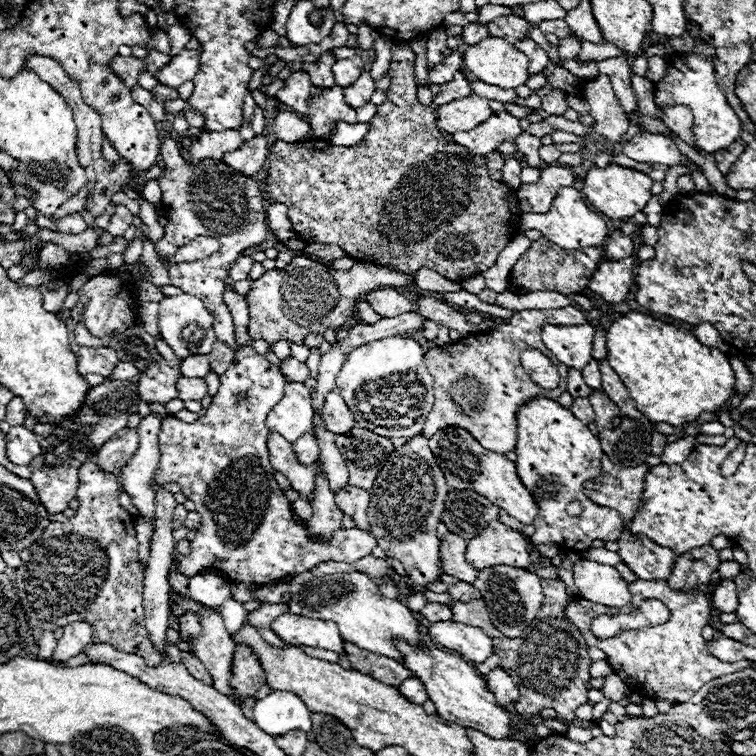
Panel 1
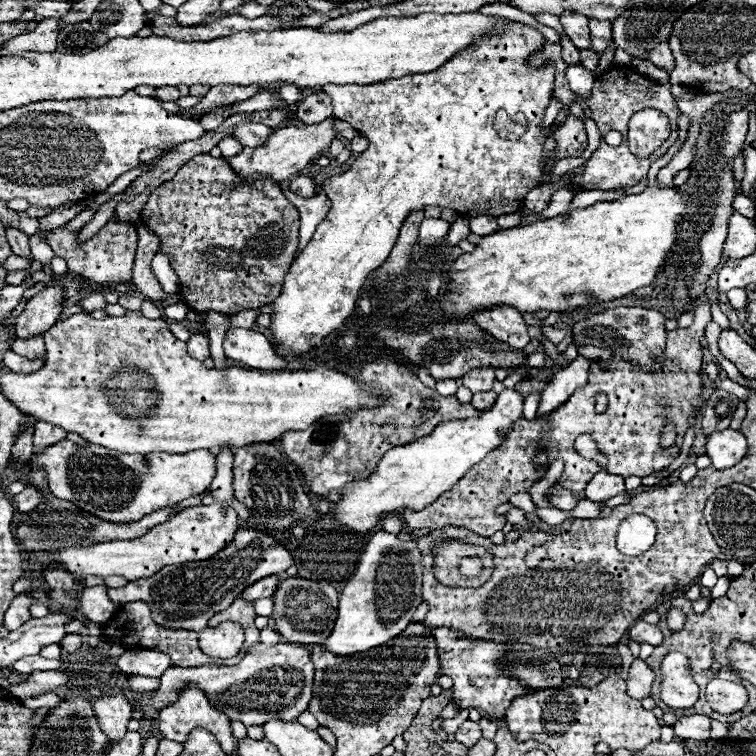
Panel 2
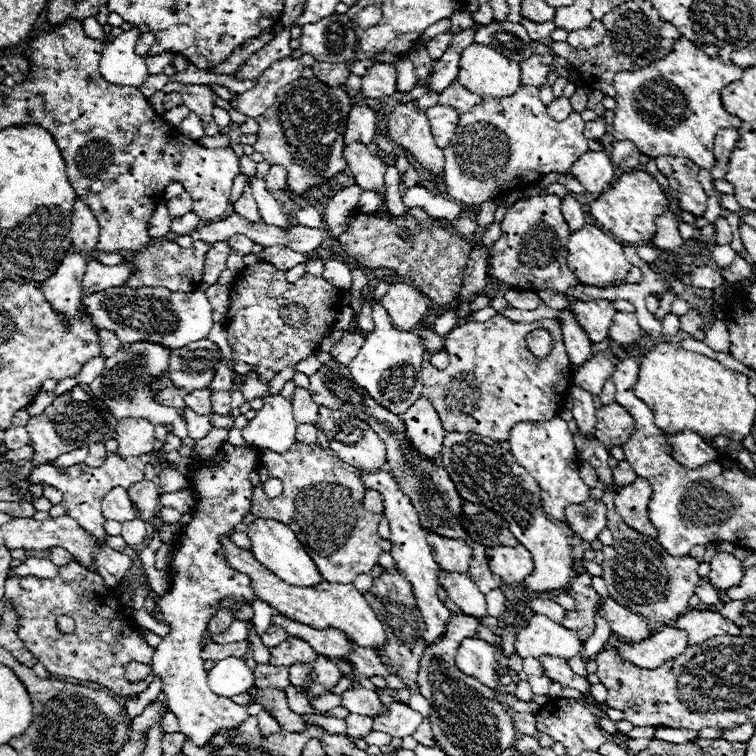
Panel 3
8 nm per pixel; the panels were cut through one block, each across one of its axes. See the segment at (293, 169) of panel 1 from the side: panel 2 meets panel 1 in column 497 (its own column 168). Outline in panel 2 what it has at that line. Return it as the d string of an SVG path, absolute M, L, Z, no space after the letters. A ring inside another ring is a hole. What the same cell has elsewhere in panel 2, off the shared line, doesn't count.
M198 154L194 158L190 158L186 164L180 166L180 170L176 172L176 176L164 184L160 184L146 200L146 204L142 206L142 212L140 212L140 220L144 226L148 226L158 238L160 238L160 254L164 252L172 262L172 268L176 270L178 278L180 278L180 294L184 296L186 302L190 302L190 306L196 310L196 312L222 312L222 314L238 314L242 310L256 310L256 308L262 308L270 302L274 302L278 296L280 296L280 290L282 290L282 282L284 282L284 276L288 274L290 266L292 266L292 260L294 260L294 254L298 250L298 228L300 228L300 216L298 216L298 210L288 202L288 198L284 196L282 188L274 182L274 180L268 180L268 178L242 178L238 176L230 164L220 156L220 158L214 158L210 154Z

